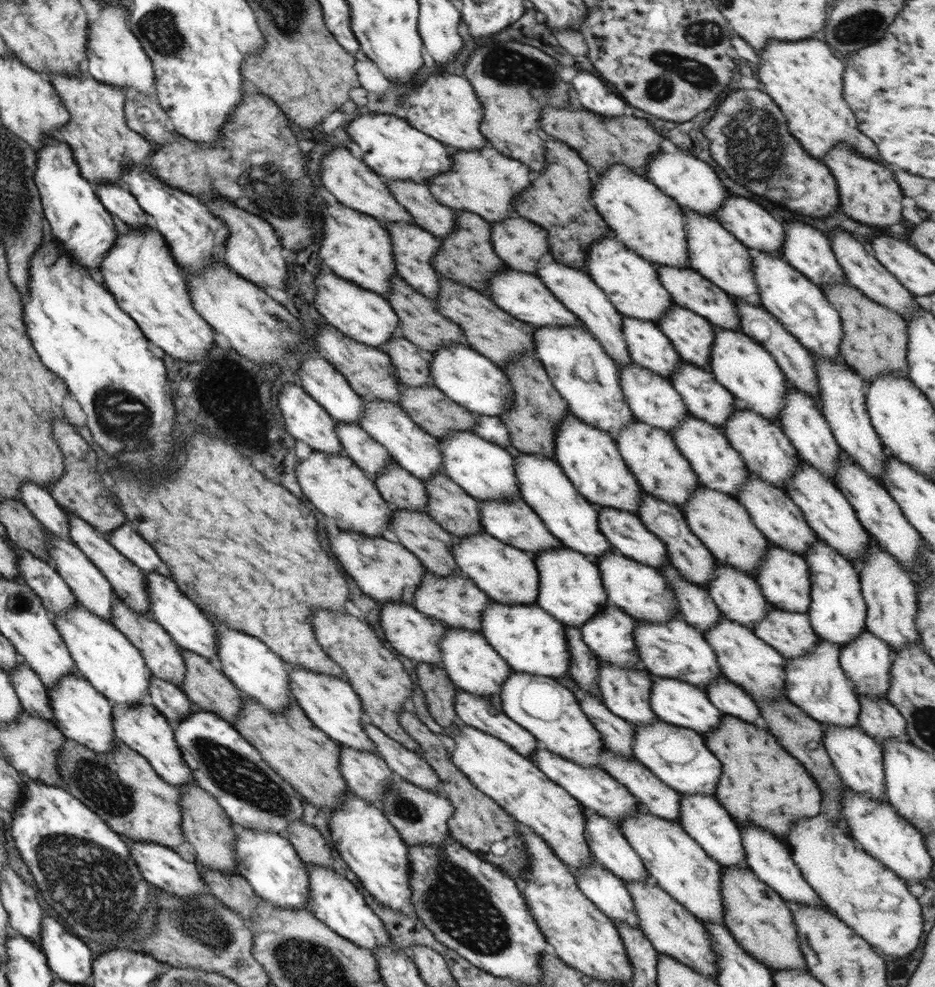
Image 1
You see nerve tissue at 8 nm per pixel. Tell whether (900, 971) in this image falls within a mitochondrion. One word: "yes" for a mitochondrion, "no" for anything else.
no

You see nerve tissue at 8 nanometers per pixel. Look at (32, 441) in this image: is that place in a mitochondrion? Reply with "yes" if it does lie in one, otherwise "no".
no

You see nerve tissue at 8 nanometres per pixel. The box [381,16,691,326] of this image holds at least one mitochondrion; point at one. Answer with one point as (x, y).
(511, 68)

